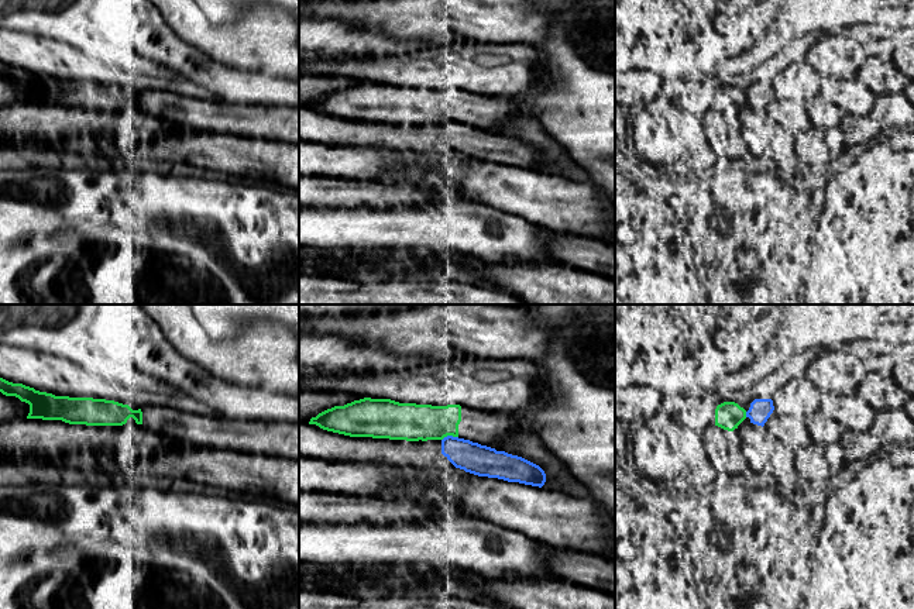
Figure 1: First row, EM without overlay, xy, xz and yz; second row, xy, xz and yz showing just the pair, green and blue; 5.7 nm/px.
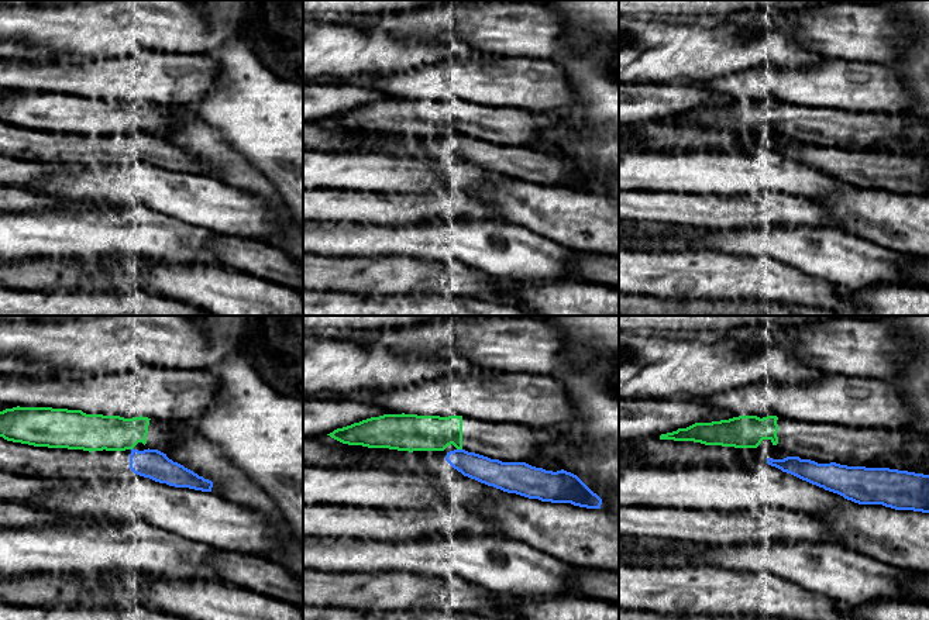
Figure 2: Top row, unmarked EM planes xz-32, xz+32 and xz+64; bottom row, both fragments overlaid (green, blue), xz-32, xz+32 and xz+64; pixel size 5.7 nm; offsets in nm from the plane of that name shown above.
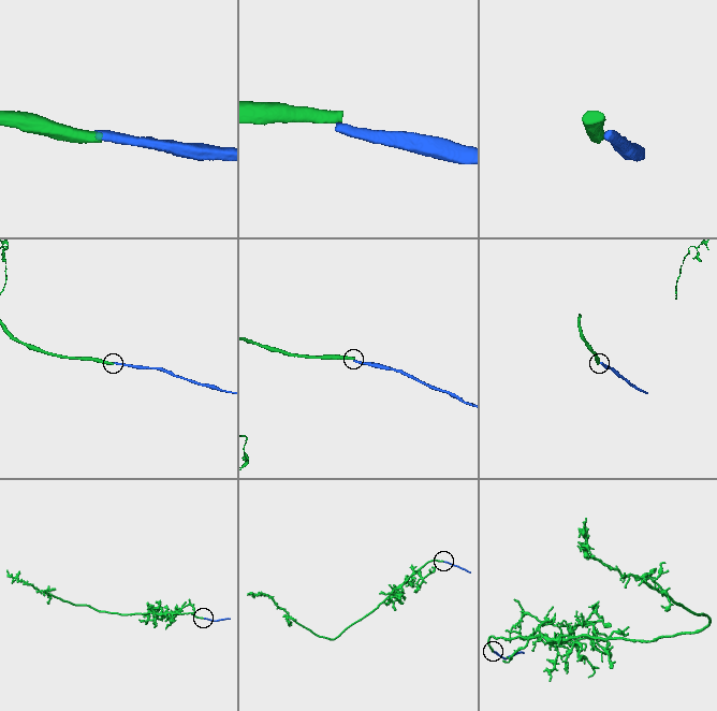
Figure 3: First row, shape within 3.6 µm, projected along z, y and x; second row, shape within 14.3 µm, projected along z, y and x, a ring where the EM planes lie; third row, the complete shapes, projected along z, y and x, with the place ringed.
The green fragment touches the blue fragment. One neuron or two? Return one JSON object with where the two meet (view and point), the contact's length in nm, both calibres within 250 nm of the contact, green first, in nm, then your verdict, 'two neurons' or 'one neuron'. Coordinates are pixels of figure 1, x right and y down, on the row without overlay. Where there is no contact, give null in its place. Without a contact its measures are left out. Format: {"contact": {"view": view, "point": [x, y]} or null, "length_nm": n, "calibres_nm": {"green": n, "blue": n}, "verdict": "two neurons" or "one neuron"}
{"contact": {"view": "xz", "point": [449, 119]}, "length_nm": 100, "calibres_nm": {"green": 220, "blue": 180}, "verdict": "two neurons"}

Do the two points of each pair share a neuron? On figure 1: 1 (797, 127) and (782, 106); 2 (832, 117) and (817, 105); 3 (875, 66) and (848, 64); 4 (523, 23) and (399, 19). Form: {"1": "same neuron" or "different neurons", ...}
{"1": "same neuron", "2": "same neuron", "3": "different neurons", "4": "same neuron"}

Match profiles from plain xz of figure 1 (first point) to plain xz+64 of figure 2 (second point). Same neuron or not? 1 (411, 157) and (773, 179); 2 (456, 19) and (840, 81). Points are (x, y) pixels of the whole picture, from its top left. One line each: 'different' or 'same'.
1: same
2: different

